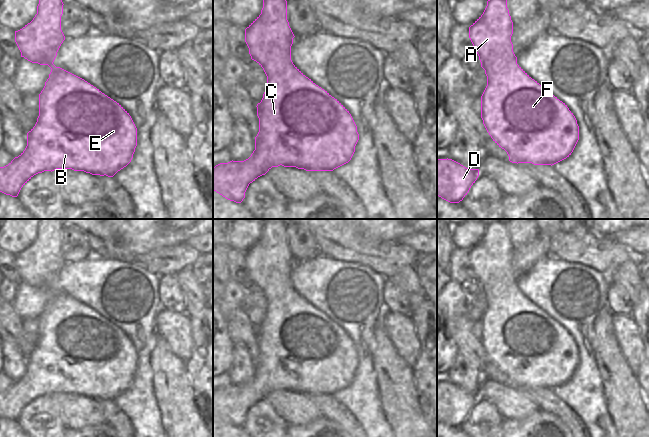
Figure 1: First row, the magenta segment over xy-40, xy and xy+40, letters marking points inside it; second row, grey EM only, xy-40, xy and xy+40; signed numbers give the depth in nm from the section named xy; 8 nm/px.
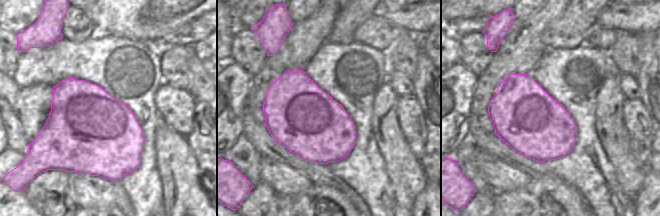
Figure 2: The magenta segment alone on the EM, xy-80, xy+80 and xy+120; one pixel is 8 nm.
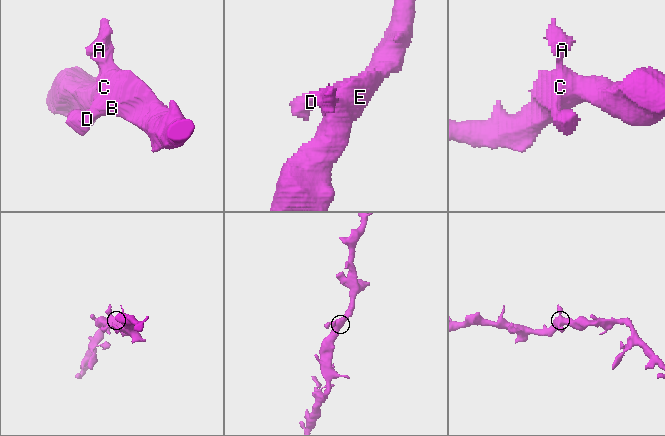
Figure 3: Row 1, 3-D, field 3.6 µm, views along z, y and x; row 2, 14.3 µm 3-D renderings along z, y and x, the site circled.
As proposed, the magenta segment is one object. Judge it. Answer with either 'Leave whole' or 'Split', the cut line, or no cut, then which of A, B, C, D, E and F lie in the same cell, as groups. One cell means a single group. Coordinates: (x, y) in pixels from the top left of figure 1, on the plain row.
Leave whole. No split. Groups: A B C D E F

